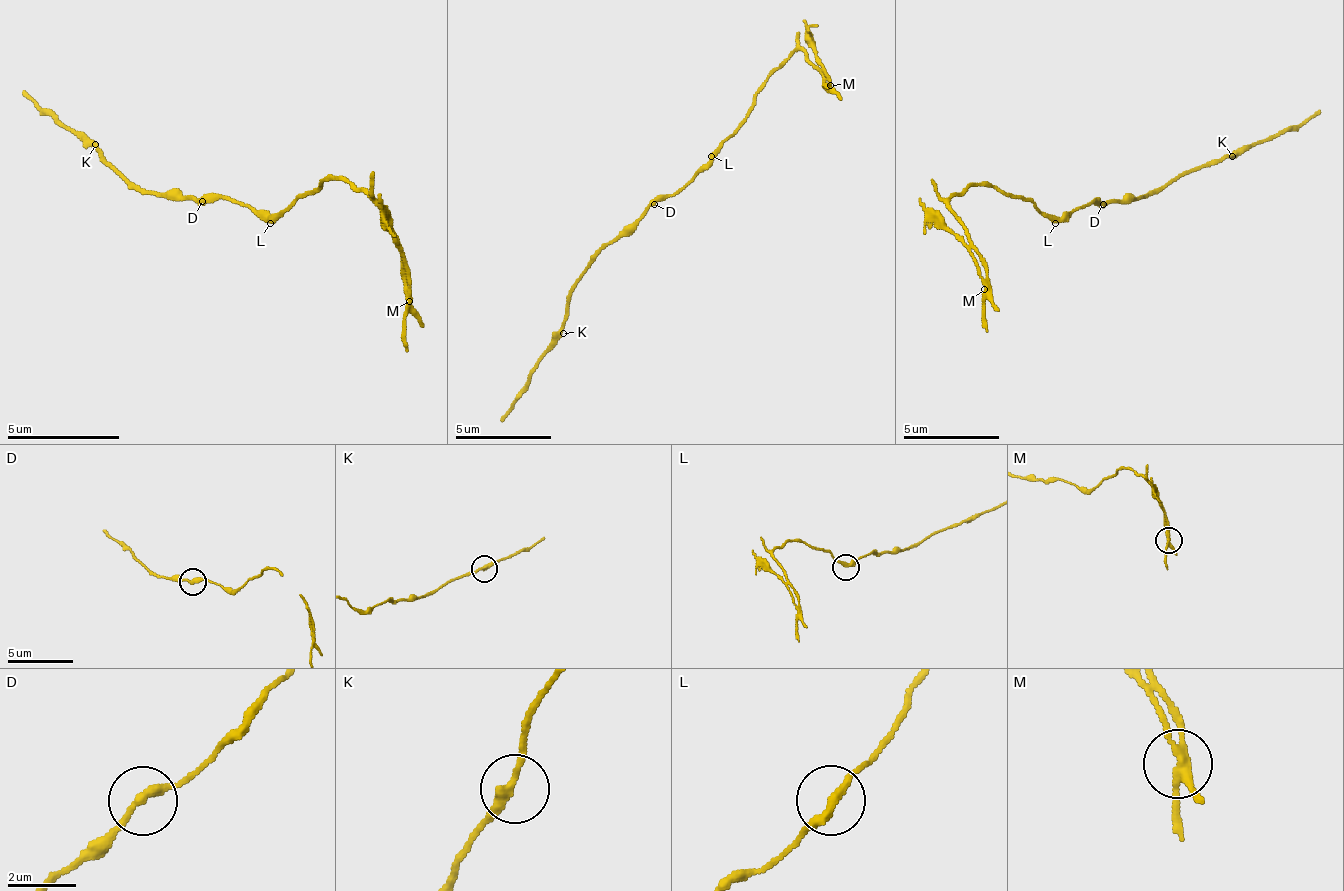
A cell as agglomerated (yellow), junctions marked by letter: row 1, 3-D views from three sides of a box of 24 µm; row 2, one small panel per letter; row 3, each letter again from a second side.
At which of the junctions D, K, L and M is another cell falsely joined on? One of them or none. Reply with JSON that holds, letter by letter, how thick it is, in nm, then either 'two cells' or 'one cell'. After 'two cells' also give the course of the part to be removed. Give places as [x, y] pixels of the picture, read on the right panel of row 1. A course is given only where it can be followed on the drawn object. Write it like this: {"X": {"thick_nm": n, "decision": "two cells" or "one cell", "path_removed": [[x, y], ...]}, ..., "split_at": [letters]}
{"D": {"thick_nm": 260, "decision": "one cell"}, "K": {"thick_nm": 260, "decision": "one cell"}, "L": {"thick_nm": 280, "decision": "one cell"}, "M": {"thick_nm": 220, "decision": "two cells", "path_removed": [[983, 290], [973, 252], [921, 199]]}, "split_at": ["M"]}

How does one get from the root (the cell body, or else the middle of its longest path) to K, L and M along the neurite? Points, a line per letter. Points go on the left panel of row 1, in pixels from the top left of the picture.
K: (242, 206), (236, 201), (169, 201), (163, 195), (146, 195), (95, 150), (95, 144)
L: (242, 206), (259, 212), (270, 223)
M: (242, 206), (276, 218), (326, 178), (343, 178), (394, 229), (394, 246), (411, 280), (411, 302)

